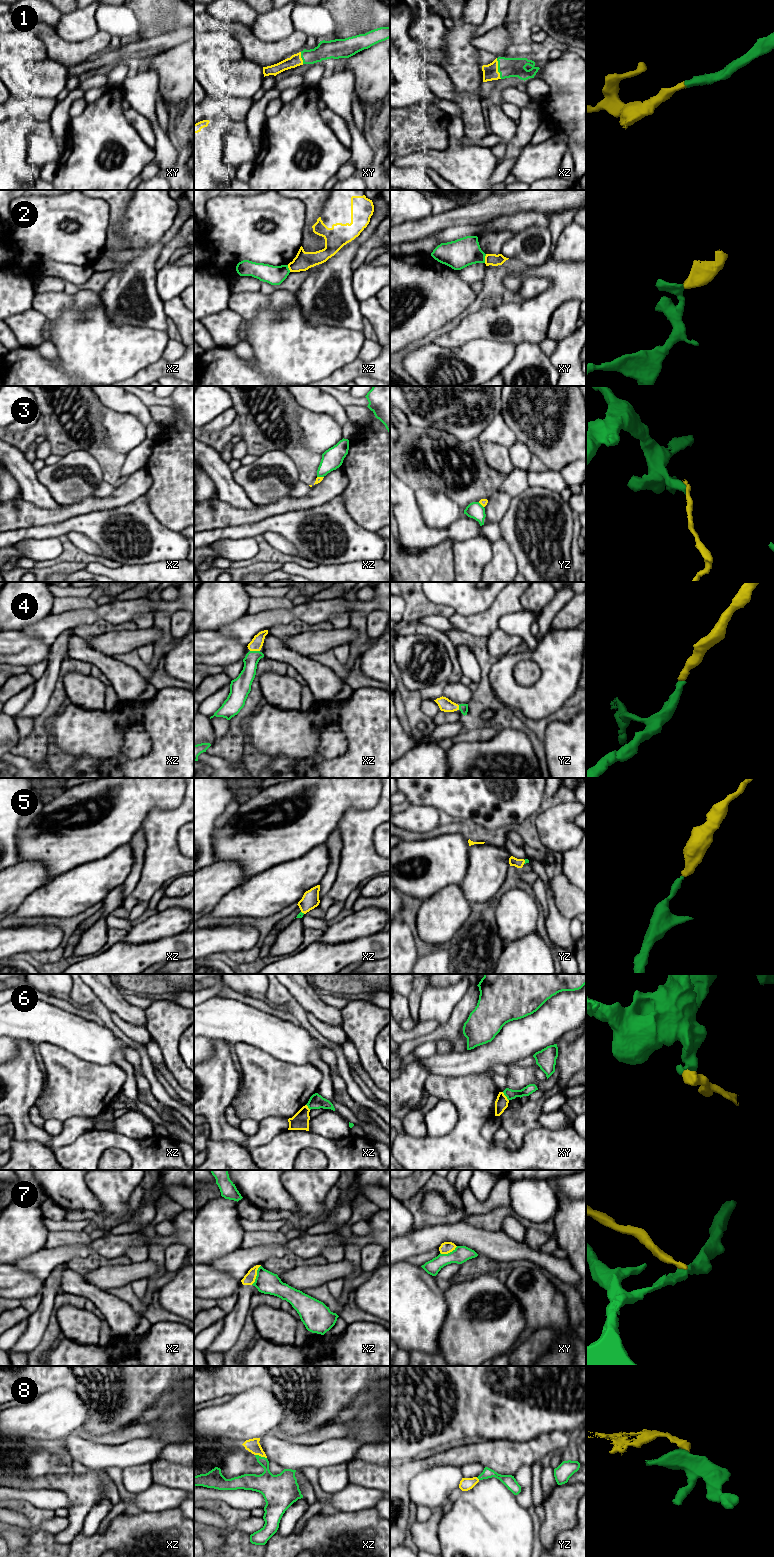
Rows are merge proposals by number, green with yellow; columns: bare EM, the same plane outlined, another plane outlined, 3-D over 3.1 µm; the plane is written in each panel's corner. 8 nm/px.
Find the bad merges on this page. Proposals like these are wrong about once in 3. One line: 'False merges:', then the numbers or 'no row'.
False merges: 2, 3, 6, 7

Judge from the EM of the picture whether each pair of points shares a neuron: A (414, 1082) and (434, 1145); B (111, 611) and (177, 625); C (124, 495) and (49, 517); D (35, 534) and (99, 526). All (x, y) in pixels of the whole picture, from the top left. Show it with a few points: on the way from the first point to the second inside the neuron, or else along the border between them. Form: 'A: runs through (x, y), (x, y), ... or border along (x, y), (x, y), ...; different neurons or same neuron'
A: border along (431, 1075), (425, 1081), (424, 1090); different neurons
B: border along (183, 610), (176, 611), (171, 617); different neurons
C: runs through (105, 503), (89, 504), (68, 511); same neuron
D: runs through (51, 531), (66, 526), (83, 526); same neuron

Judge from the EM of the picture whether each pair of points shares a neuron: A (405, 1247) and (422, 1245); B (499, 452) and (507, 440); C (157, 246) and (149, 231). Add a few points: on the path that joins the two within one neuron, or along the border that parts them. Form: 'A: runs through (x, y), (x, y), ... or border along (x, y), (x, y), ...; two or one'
A: runs through (409, 1245), (418, 1245); one
B: border along (482, 443), (495, 442), (507, 448); two
C: border along (171, 224), (161, 236), (136, 255); two

